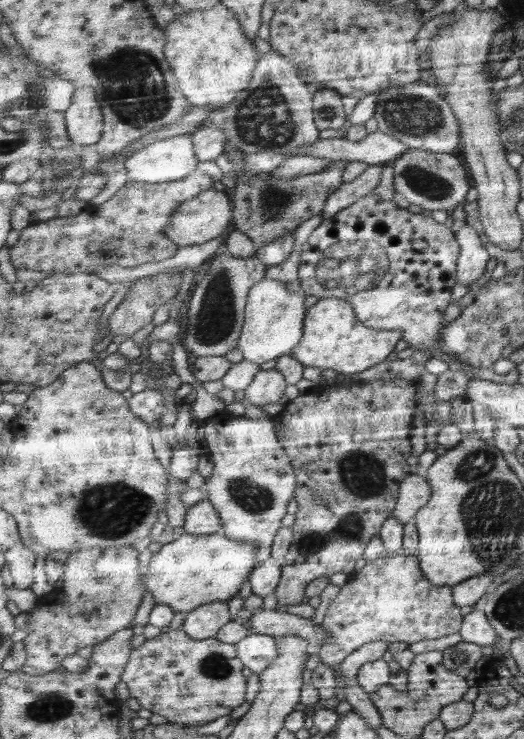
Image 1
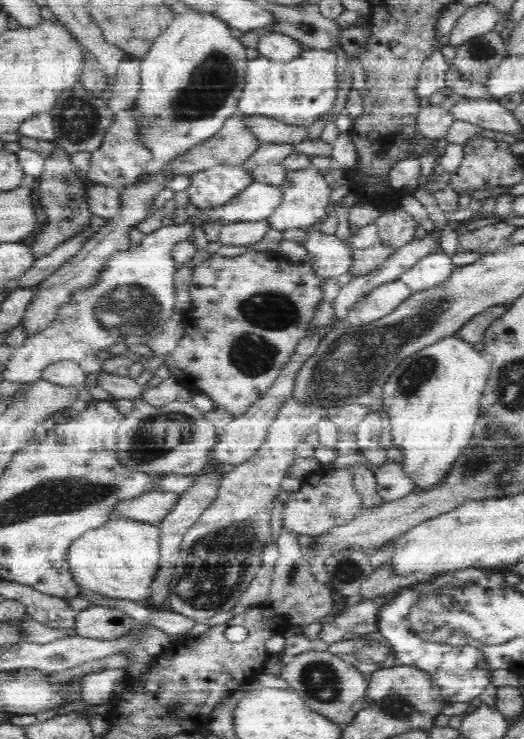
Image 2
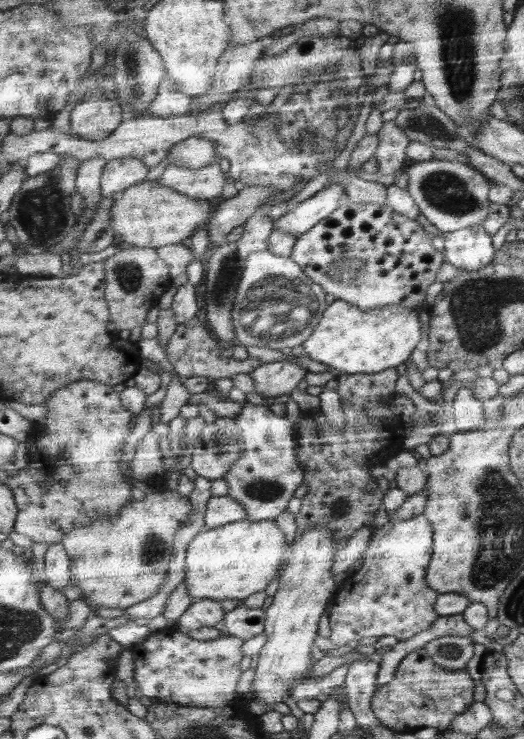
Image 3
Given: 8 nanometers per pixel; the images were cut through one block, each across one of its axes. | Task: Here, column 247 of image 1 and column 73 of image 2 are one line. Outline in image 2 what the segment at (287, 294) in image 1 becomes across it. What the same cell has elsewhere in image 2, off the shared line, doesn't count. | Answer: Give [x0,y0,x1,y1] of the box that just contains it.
[2,180,282,384]

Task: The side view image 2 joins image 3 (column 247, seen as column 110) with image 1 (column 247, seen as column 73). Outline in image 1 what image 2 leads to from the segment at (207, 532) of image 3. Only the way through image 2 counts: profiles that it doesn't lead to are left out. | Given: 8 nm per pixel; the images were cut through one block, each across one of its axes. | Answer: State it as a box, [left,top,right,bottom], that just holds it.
[142,532,259,613]

